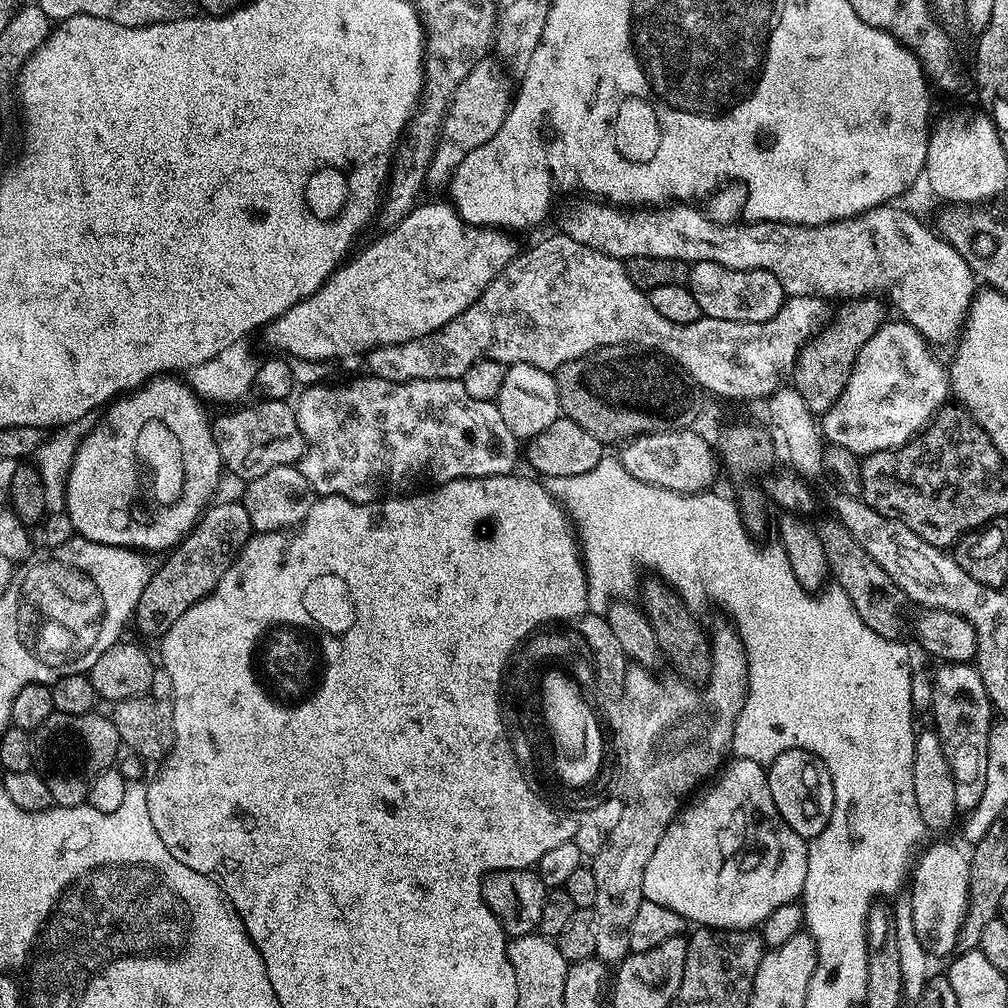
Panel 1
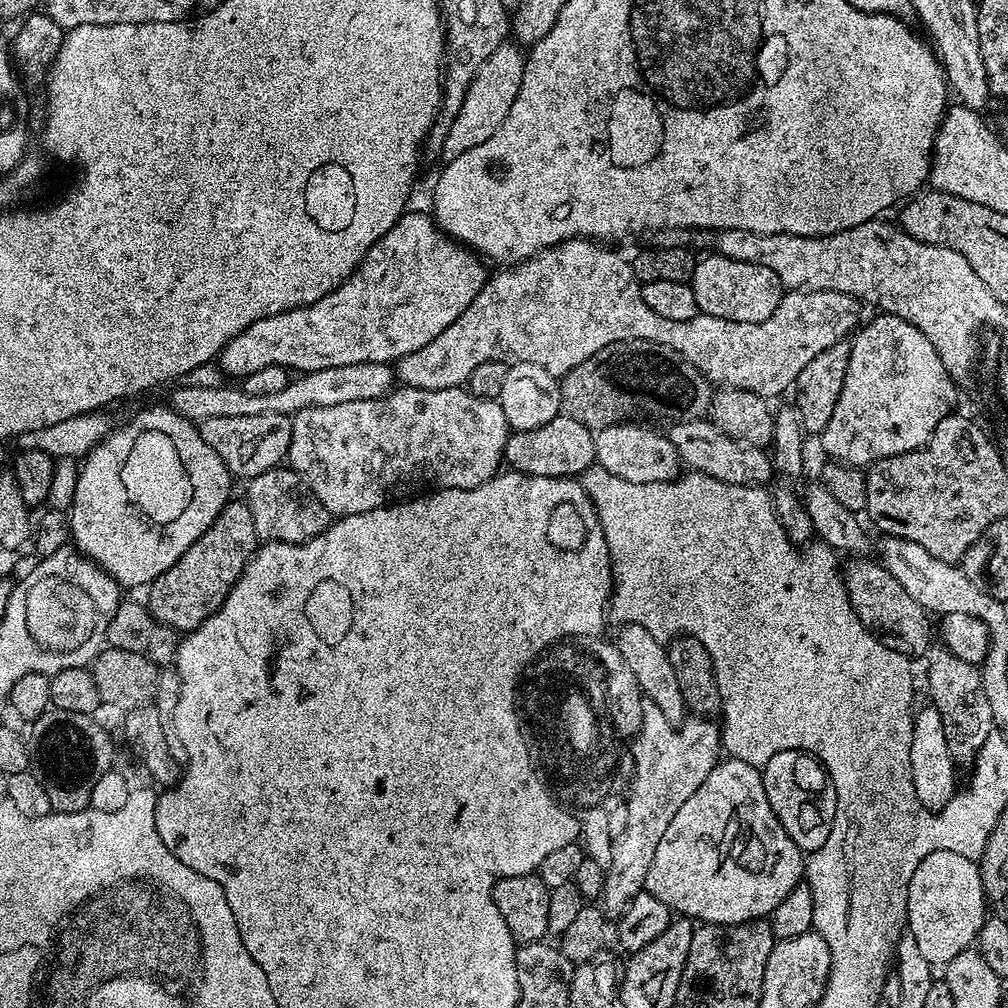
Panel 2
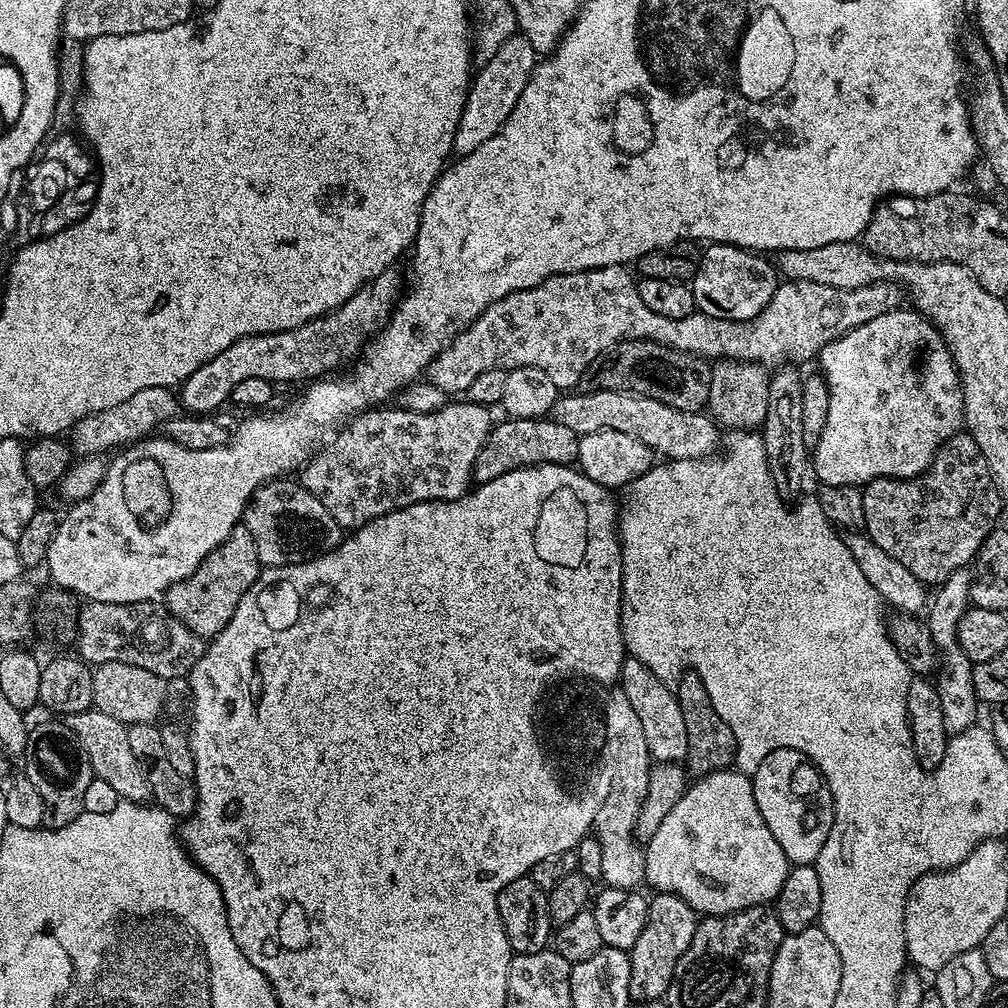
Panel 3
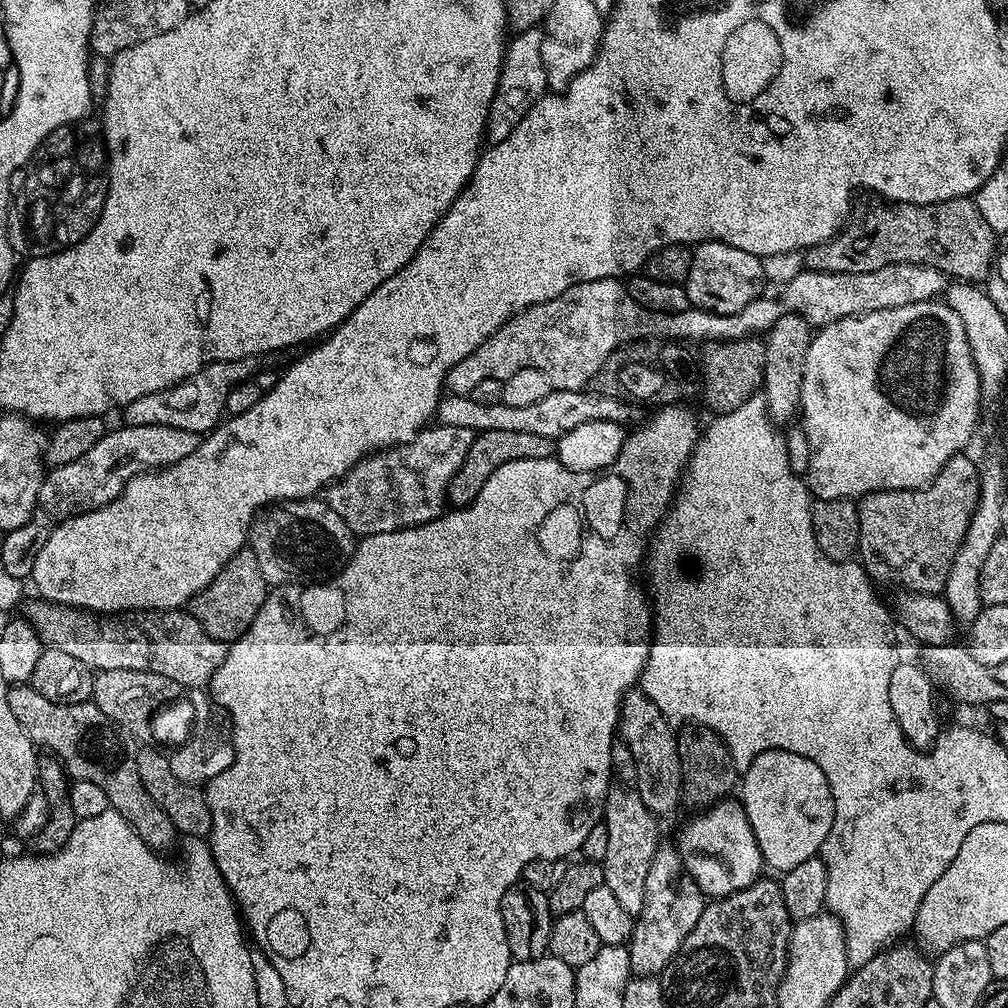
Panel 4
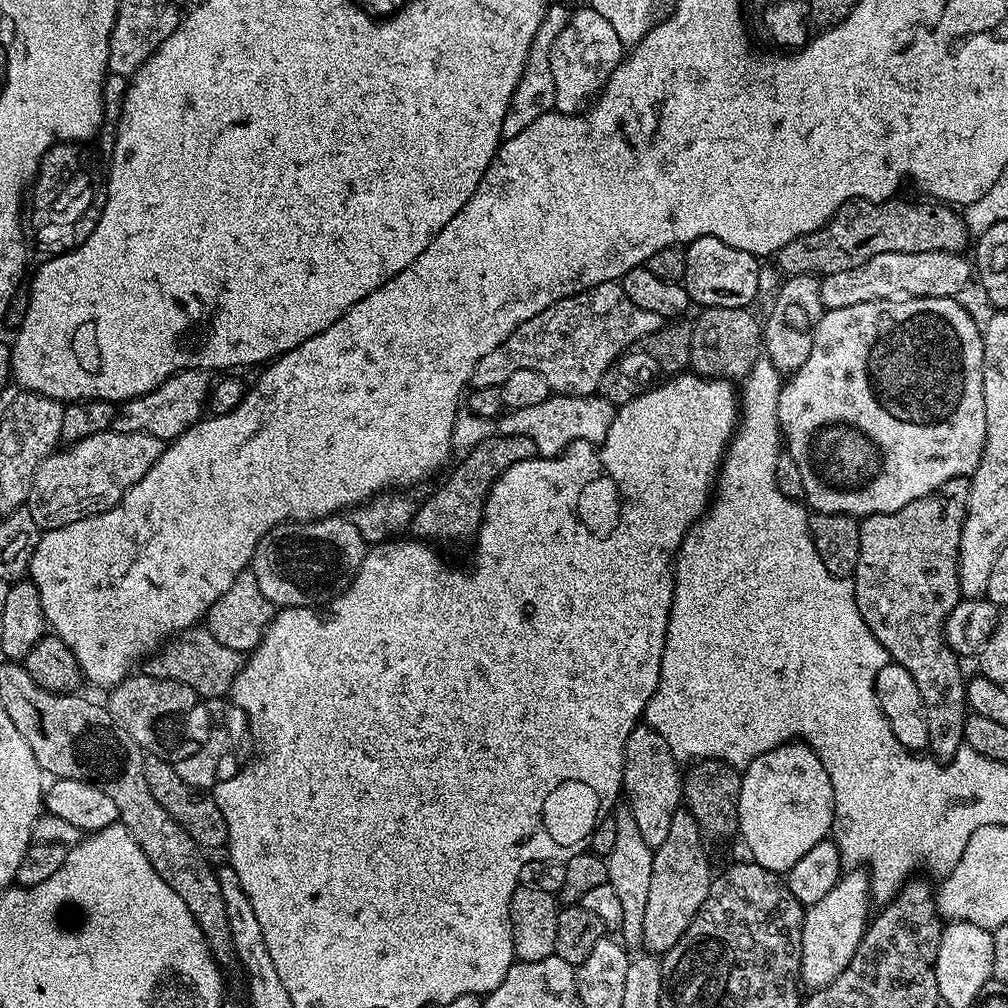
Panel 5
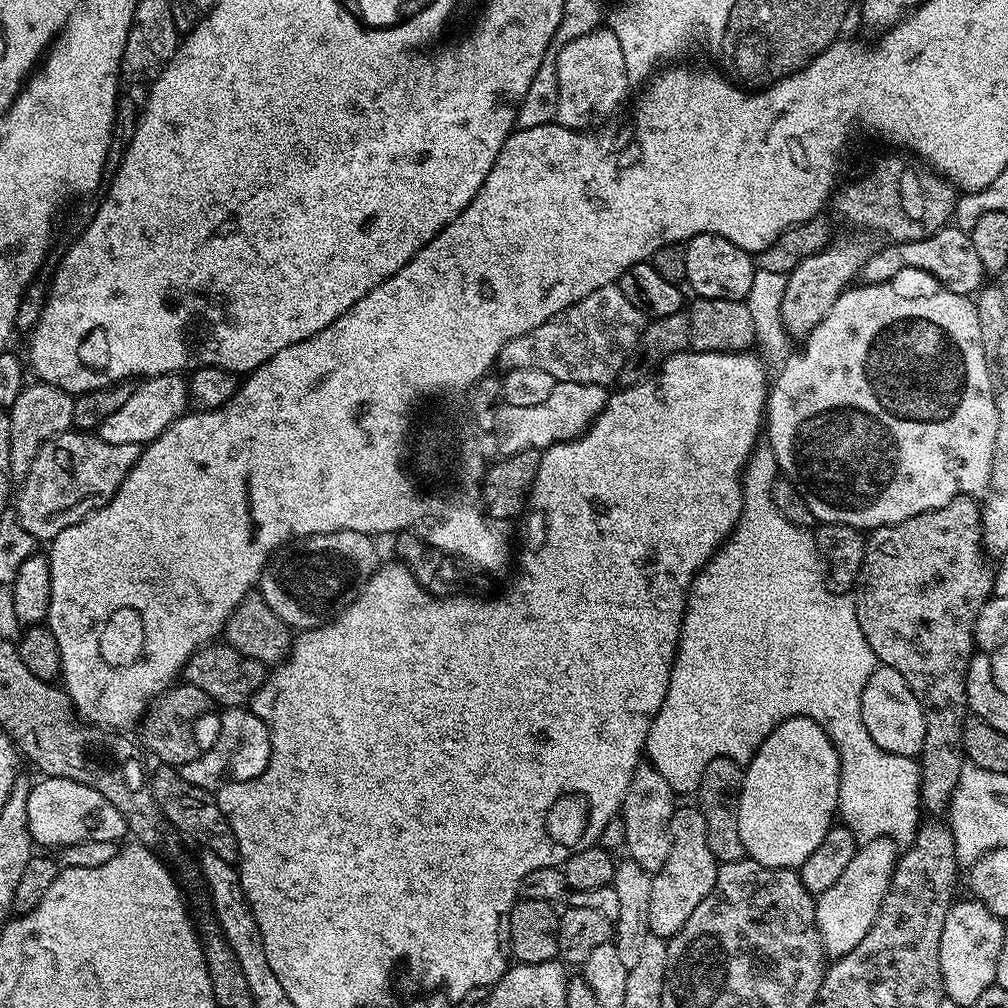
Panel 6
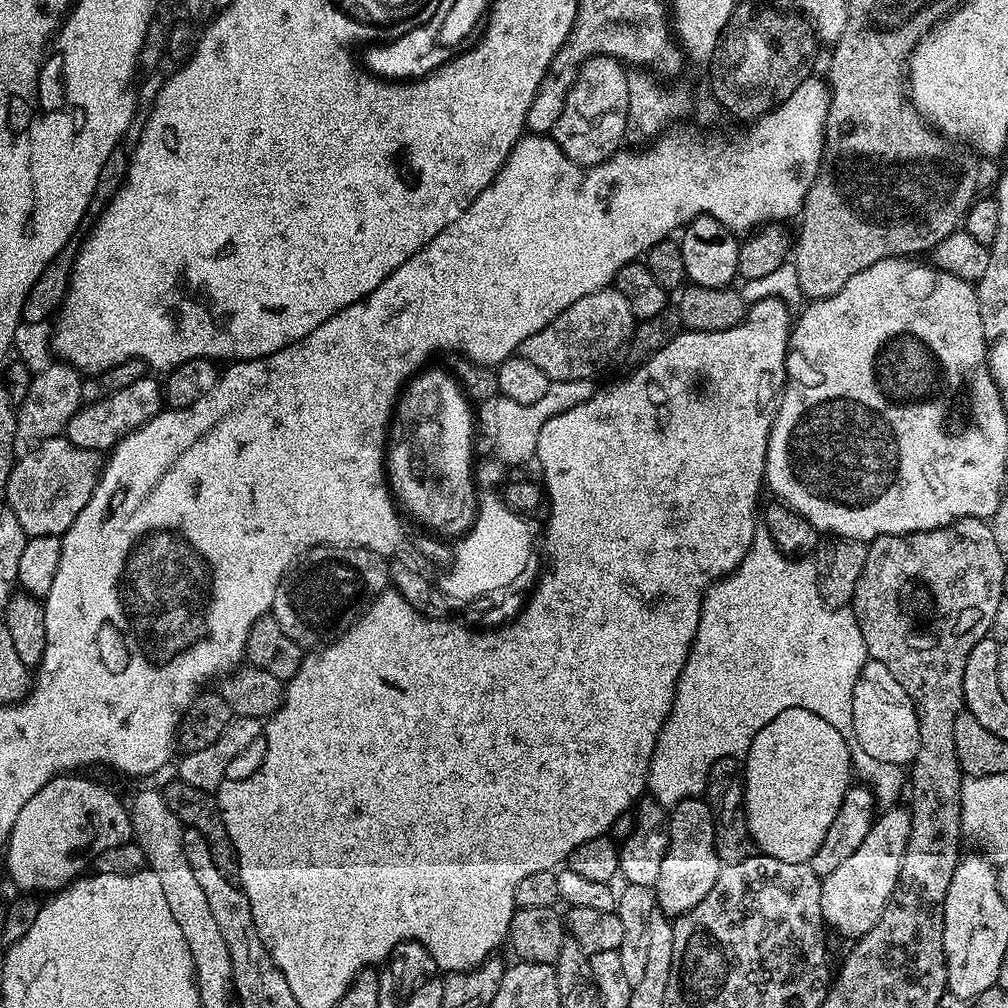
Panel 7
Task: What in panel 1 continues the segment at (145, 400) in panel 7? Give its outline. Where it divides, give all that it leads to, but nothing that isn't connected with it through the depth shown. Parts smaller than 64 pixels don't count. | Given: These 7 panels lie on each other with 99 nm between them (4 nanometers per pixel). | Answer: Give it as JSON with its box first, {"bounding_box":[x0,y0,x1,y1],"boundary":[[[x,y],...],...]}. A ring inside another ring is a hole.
{"bounding_box":[266,202,518,361],"boundary":[[[425,202],[417,203],[416,207],[412,209],[412,213],[406,218],[402,218],[402,222],[398,222],[398,226],[387,229],[383,234],[380,234],[384,236],[378,237],[369,248],[362,249],[360,253],[357,251],[351,259],[341,264],[318,291],[299,300],[294,306],[290,306],[290,310],[286,310],[279,318],[267,325],[266,333],[268,332],[269,338],[272,339],[273,346],[281,348],[281,350],[276,350],[287,354],[289,357],[295,358],[297,361],[299,361],[298,359],[336,360],[339,356],[352,356],[355,352],[367,354],[371,352],[373,348],[380,348],[383,344],[401,344],[402,342],[408,342],[414,339],[415,336],[425,336],[431,332],[437,332],[442,326],[446,326],[446,322],[458,318],[458,314],[462,314],[462,310],[469,308],[486,290],[486,286],[490,286],[490,282],[494,282],[494,278],[498,278],[500,271],[518,255],[516,240],[514,237],[507,236],[507,234],[504,233],[507,231],[501,230],[496,226],[468,224],[451,203],[424,203]]]}

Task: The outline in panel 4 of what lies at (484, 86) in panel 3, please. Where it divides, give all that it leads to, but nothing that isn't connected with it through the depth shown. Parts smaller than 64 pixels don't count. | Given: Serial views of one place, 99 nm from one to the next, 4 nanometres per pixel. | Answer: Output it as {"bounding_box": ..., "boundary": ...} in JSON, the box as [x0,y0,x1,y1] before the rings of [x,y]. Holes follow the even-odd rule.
{"bounding_box":[486,27,549,145],"boundary":[[[539,27],[531,28],[525,32],[515,33],[507,41],[504,51],[504,62],[500,65],[500,81],[488,111],[486,125],[486,140],[489,145],[502,142],[522,122],[522,118],[535,106],[541,96],[549,91],[546,70],[542,62],[543,31]]]}

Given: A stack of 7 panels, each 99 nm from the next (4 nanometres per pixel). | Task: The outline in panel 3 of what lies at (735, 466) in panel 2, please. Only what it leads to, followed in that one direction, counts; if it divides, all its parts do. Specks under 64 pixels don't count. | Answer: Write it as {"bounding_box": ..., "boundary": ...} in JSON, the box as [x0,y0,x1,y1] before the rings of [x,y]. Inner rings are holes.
{"bounding_box":[550,388,721,460],"boundary":[[[621,388],[583,391],[561,395],[550,413],[551,419],[574,430],[579,437],[594,434],[594,430],[619,430],[621,434],[630,434],[630,438],[638,438],[638,442],[651,448],[657,457],[668,460],[693,460],[710,456],[721,443],[721,429],[711,415],[703,411],[678,410],[674,406],[666,406],[666,402],[658,402],[658,398]]]}

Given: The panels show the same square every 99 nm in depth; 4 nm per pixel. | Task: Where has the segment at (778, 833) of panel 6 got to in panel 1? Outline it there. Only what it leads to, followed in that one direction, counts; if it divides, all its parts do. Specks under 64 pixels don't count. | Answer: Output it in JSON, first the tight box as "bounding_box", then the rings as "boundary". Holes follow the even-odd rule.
{"bounding_box":[766,748,834,838],"boundary":[[[791,748],[778,754],[778,758],[767,765],[766,771],[774,806],[778,806],[778,814],[786,818],[786,826],[805,838],[822,834],[834,810],[834,786],[824,763],[812,752]]]}

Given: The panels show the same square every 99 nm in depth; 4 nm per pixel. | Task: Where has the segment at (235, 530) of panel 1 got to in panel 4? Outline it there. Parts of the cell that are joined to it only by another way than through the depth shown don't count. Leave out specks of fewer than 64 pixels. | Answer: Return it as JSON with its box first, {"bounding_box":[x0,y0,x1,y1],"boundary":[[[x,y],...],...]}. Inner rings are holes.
{"bounding_box":[190,546,270,642],"boundary":[[[245,546],[228,559],[214,582],[210,582],[210,586],[203,588],[193,598],[190,611],[210,638],[231,642],[250,627],[269,591],[270,586],[266,578],[262,578],[262,569],[258,566],[258,558],[254,558],[251,547]]]}

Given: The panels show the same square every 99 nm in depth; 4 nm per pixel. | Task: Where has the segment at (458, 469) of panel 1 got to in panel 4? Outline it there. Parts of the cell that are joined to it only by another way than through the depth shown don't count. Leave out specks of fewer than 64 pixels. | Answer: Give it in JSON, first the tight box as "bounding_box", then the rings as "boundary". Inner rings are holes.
{"bounding_box":[326,424,474,538],"boundary":[[[436,424],[421,428],[416,439],[403,446],[393,446],[365,455],[346,475],[328,485],[326,499],[330,510],[334,510],[334,514],[346,522],[346,526],[350,526],[352,535],[357,538],[386,534],[390,530],[410,528],[414,524],[436,520],[445,511],[450,478],[458,474],[458,466],[462,466],[462,458],[466,458],[473,439],[474,434],[462,426]]]}

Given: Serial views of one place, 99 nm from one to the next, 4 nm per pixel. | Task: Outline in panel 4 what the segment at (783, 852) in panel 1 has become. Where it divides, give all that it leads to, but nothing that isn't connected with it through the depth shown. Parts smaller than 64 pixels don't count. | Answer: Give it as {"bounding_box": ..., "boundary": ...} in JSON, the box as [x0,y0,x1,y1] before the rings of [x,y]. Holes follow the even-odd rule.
{"bounding_box":[678,798,766,898],"boundary":[[[725,798],[719,804],[705,808],[680,832],[678,851],[684,870],[694,878],[697,886],[704,891],[705,897],[719,898],[729,896],[738,890],[746,890],[761,879],[766,865],[758,838],[746,818],[744,805],[732,798]]]}

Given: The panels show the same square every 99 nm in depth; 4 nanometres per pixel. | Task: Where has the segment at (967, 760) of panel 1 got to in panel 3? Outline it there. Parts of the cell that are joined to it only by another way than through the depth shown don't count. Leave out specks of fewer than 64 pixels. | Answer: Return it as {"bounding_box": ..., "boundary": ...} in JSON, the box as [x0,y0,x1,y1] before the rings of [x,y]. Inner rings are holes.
{"bounding_box":[926,568,978,734],"boundary":[[[968,568],[954,570],[950,574],[950,578],[946,578],[935,589],[936,597],[934,595],[931,597],[930,607],[926,612],[926,623],[930,630],[930,638],[934,638],[934,646],[938,653],[938,664],[942,669],[935,673],[934,683],[938,690],[938,698],[942,698],[942,718],[946,722],[946,730],[950,734],[964,732],[977,723],[976,707],[978,707],[978,701],[974,690],[974,678],[972,677],[974,665],[972,661],[966,658],[958,638],[958,622],[962,622],[962,614],[970,606],[971,585],[972,574]]]}

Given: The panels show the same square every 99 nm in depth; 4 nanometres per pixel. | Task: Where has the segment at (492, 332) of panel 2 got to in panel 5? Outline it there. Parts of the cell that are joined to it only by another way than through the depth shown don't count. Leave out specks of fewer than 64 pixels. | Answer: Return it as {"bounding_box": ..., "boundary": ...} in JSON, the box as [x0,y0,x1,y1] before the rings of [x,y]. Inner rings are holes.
{"bounding_box":[472,250,974,396],"boundary":[[[926,250],[918,254],[902,254],[901,252],[891,252],[890,254],[874,254],[874,258],[870,258],[870,262],[862,262],[862,266],[854,266],[854,270],[838,270],[834,274],[823,277],[820,280],[820,297],[824,303],[825,309],[841,308],[842,306],[858,306],[858,302],[874,302],[897,300],[897,299],[912,299],[914,297],[950,297],[954,298],[961,295],[960,292],[967,286],[970,276],[973,277],[974,264],[967,255],[959,252],[943,252],[942,250]],[[611,280],[554,302],[542,314],[534,314],[502,342],[478,366],[474,366],[472,388],[501,388],[518,370],[538,370],[553,393],[565,396],[590,396],[603,385],[609,366],[634,342],[665,327],[664,317],[634,306],[626,298],[623,283]]]}

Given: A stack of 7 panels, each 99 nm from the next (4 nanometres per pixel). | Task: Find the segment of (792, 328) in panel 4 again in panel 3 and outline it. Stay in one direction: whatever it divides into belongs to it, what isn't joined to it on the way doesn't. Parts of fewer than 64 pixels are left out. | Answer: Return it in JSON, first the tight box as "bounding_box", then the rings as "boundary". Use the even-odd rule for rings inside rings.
{"bounding_box":[762,366,810,502],"boundary":[[[780,366],[769,375],[770,402],[766,402],[766,418],[762,425],[762,439],[770,478],[774,478],[774,486],[786,502],[795,501],[805,491],[803,490],[804,475],[809,475],[810,472],[810,450],[802,442],[802,386],[804,381],[802,372],[796,368],[799,367]]]}

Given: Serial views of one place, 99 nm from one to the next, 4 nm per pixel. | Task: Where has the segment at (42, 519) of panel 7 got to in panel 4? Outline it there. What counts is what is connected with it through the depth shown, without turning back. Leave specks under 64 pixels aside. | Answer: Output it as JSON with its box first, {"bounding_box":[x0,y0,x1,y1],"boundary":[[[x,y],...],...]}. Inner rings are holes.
{"bounding_box":[39,424,202,522],"boundary":[[[147,424],[146,426],[119,426],[113,430],[105,431],[104,436],[82,454],[74,462],[66,462],[66,466],[58,466],[51,469],[45,475],[42,486],[40,487],[39,511],[51,516],[53,521],[59,522],[68,520],[71,516],[81,516],[87,512],[98,510],[106,506],[111,500],[117,500],[120,491],[125,484],[136,476],[141,475],[145,470],[159,470],[169,468],[172,464],[182,462],[194,450],[198,450],[202,439],[201,433],[191,432],[190,430],[180,430],[174,426],[162,426],[161,424]]]}

